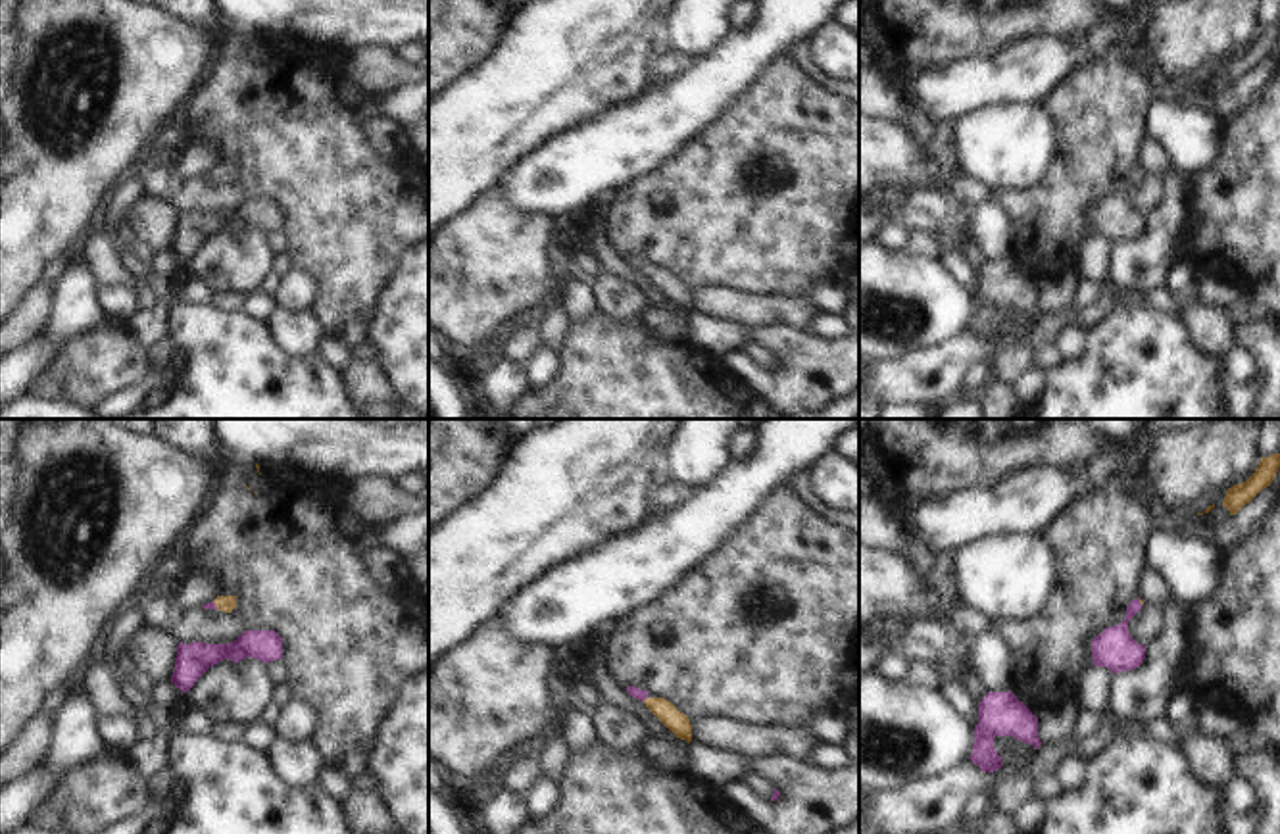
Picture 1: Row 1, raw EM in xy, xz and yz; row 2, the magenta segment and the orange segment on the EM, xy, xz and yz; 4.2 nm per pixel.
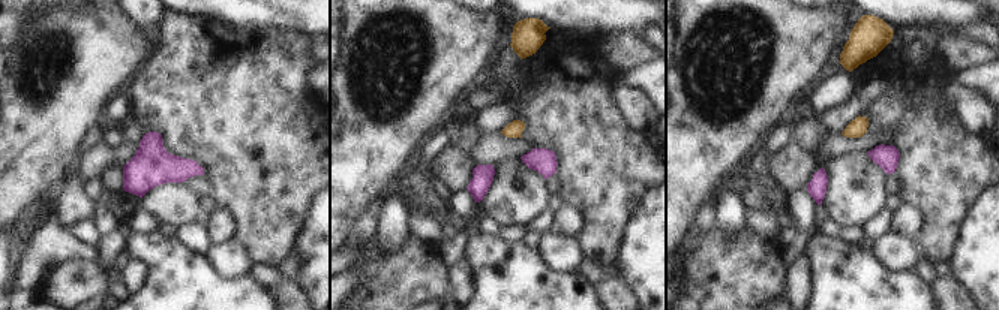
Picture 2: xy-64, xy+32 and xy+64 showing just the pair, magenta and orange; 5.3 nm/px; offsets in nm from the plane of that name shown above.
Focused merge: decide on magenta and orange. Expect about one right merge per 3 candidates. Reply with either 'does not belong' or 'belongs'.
belongs

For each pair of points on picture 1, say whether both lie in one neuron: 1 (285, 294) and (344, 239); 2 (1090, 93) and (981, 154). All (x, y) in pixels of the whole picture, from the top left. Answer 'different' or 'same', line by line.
1: different
2: different

